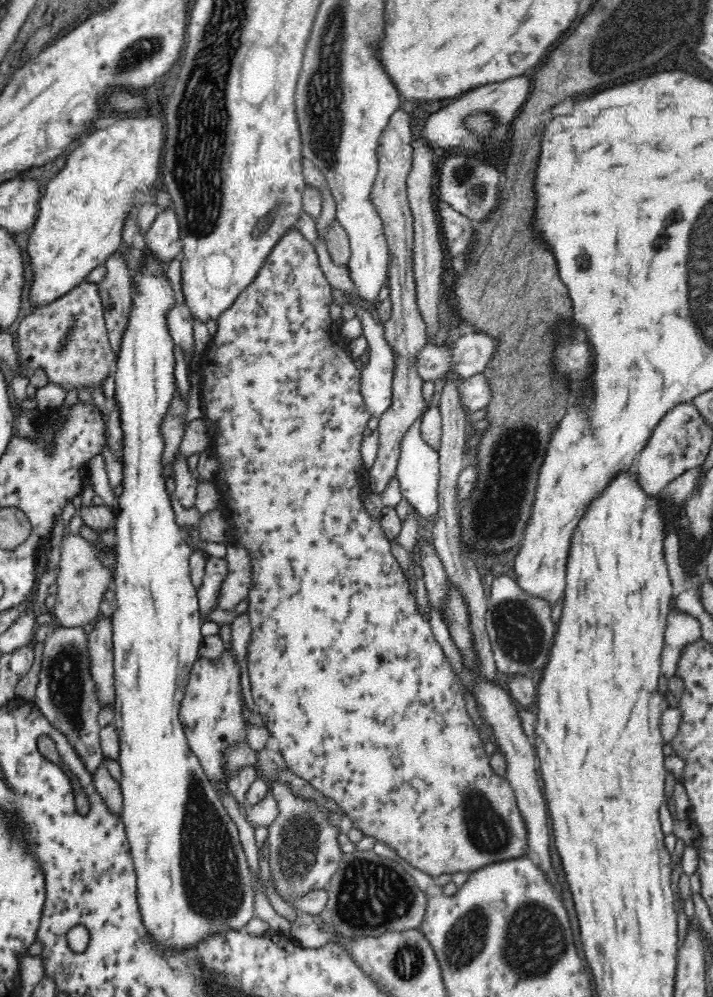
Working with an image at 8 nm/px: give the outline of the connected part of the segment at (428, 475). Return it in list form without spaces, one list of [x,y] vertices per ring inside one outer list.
[[[420,419],[411,424],[410,432],[401,440],[401,451],[395,475],[400,482],[403,496],[420,516],[426,518],[425,525],[430,519],[434,521],[436,510],[438,510],[439,453],[422,438]]]

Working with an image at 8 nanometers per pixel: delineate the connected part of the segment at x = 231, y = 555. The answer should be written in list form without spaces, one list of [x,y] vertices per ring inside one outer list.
[[[231,541],[225,556],[228,574],[224,576],[222,586],[216,596],[216,608],[234,610],[242,602],[250,590],[250,557],[242,543]]]

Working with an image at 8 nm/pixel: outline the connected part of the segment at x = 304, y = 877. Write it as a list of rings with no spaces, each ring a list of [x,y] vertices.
[[[270,782],[280,812],[269,824],[268,853],[270,875],[275,888],[283,898],[302,896],[312,890],[324,889],[338,871],[342,850],[338,845],[338,828],[328,822],[327,814],[332,812],[331,804],[322,807],[314,801],[297,798],[290,788],[282,783]]]

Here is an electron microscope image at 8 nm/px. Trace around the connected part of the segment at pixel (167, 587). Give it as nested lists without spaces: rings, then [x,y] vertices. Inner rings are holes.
[[[145,244],[139,246],[142,249],[143,260],[132,280],[132,298],[130,306],[129,322],[122,340],[120,340],[120,348],[118,348],[117,362],[114,364],[115,376],[115,402],[116,411],[118,411],[118,419],[120,419],[120,427],[122,427],[122,493],[117,498],[115,512],[115,536],[117,564],[113,576],[112,588],[114,589],[114,613],[112,617],[113,624],[113,667],[115,680],[115,716],[112,719],[112,724],[120,738],[120,758],[117,764],[122,767],[122,779],[120,780],[120,788],[123,797],[123,808],[120,814],[125,826],[131,855],[133,858],[134,869],[136,869],[137,877],[137,899],[142,915],[142,920],[145,928],[157,944],[165,944],[166,948],[173,946],[174,950],[182,950],[182,948],[190,948],[192,944],[198,944],[202,938],[206,938],[208,934],[214,932],[222,932],[226,928],[245,928],[249,920],[256,916],[254,909],[254,891],[250,885],[251,870],[240,839],[238,839],[238,829],[232,821],[230,815],[223,806],[221,798],[216,794],[216,787],[210,779],[206,777],[200,760],[191,752],[188,741],[184,734],[184,727],[178,720],[178,712],[180,710],[182,699],[184,698],[185,688],[188,684],[190,672],[196,662],[196,658],[200,655],[198,646],[202,642],[202,634],[200,626],[203,620],[200,618],[199,602],[196,592],[196,587],[192,584],[190,578],[190,555],[194,551],[194,547],[189,546],[184,541],[184,530],[176,523],[174,509],[172,509],[172,494],[166,488],[166,478],[163,477],[163,452],[165,451],[165,440],[161,433],[161,424],[166,416],[170,403],[176,396],[177,386],[174,377],[174,367],[176,366],[176,357],[174,357],[175,342],[170,335],[168,329],[168,315],[170,309],[176,305],[176,291],[168,279],[167,263],[162,262],[162,259],[154,257],[154,255],[145,248]]]

